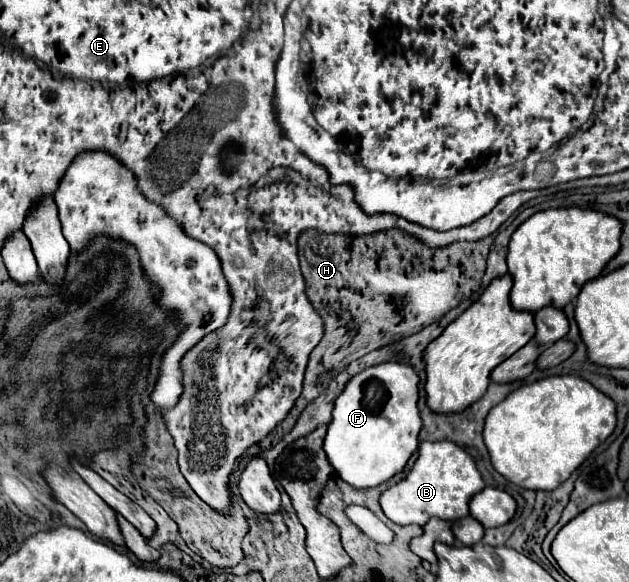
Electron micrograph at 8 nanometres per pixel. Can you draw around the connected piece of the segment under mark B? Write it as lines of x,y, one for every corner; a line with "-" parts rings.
421,442
419,458
405,480
387,488
381,494
381,508
385,516
395,524
419,524
423,526
429,518
459,520
469,516
469,500
485,488
483,476
475,460
455,442

